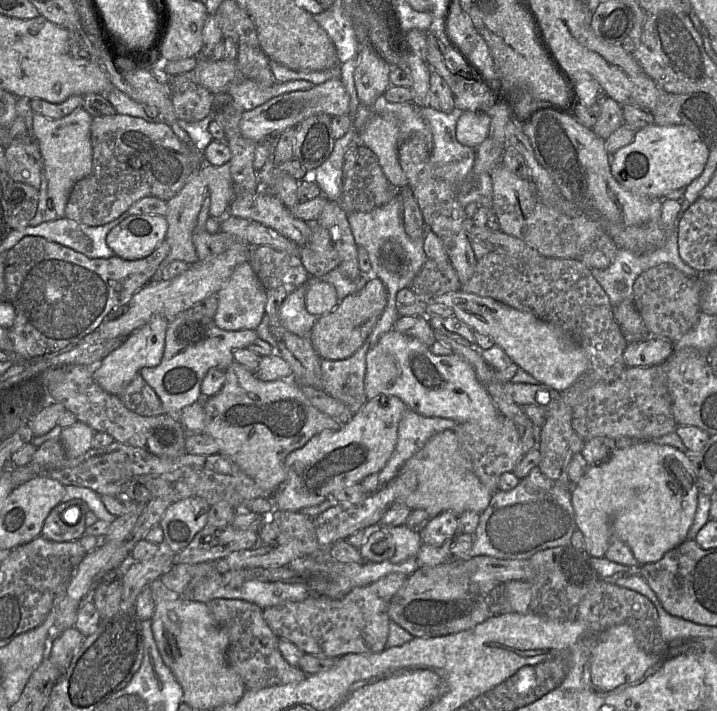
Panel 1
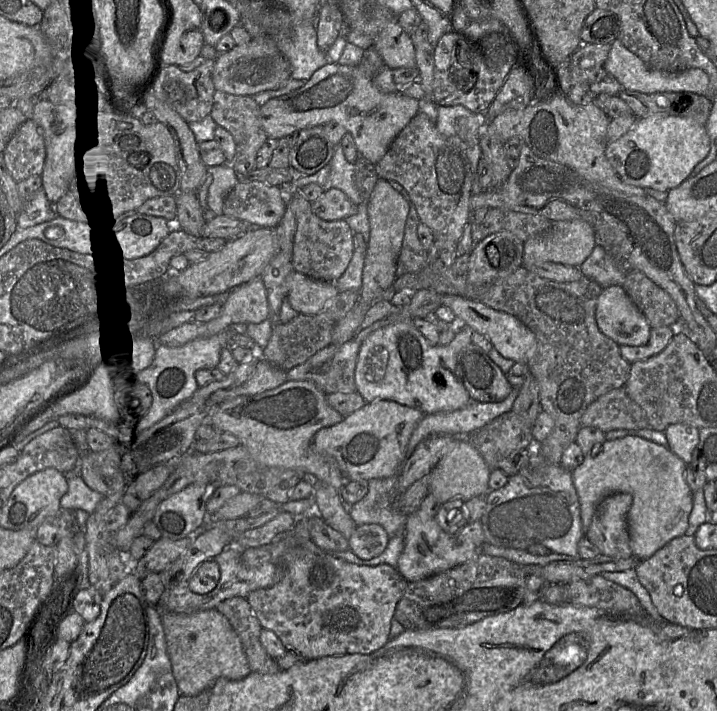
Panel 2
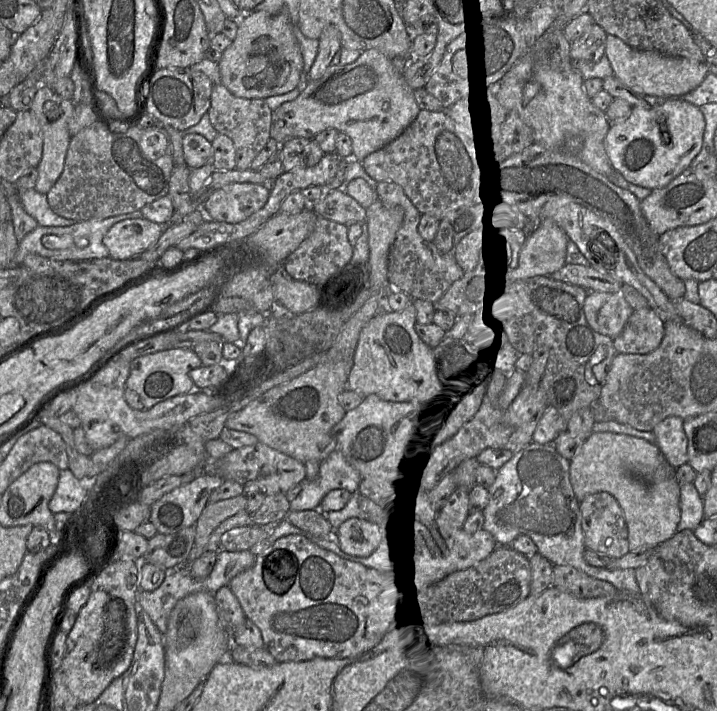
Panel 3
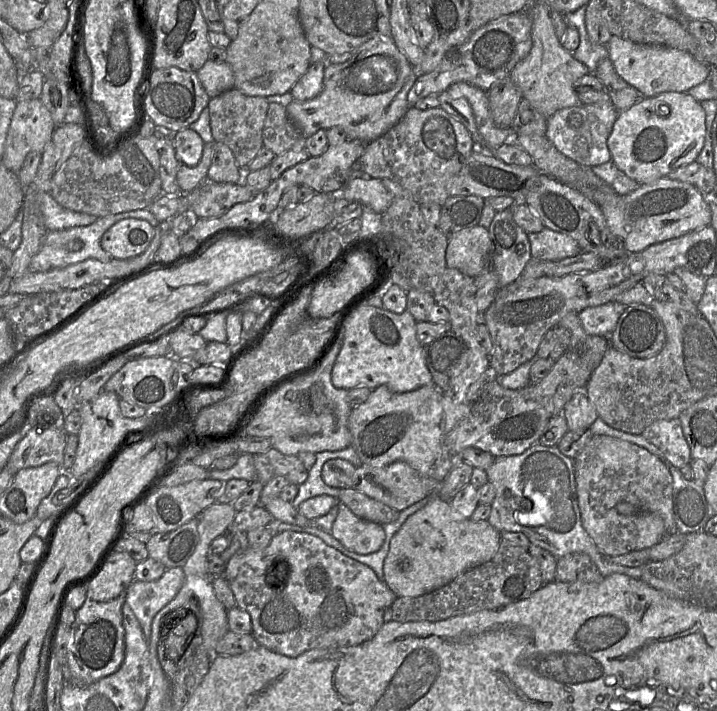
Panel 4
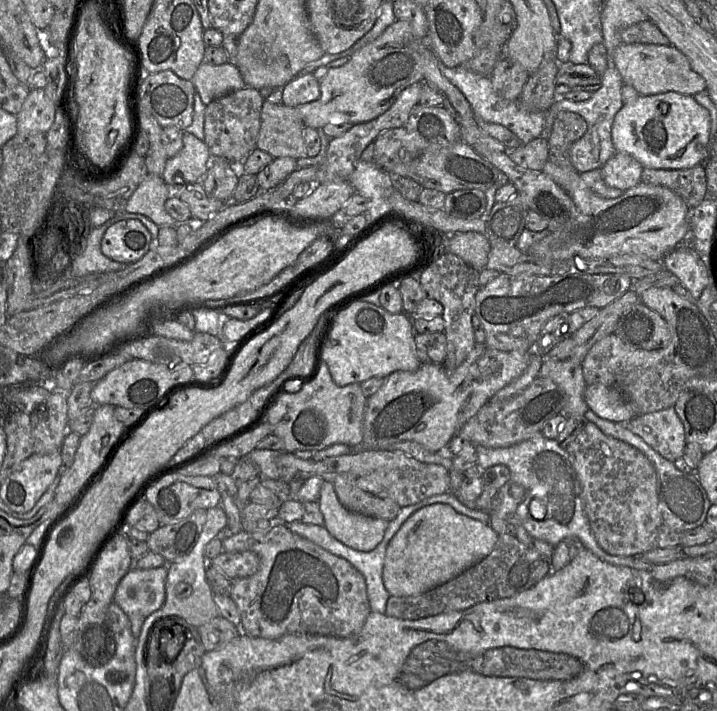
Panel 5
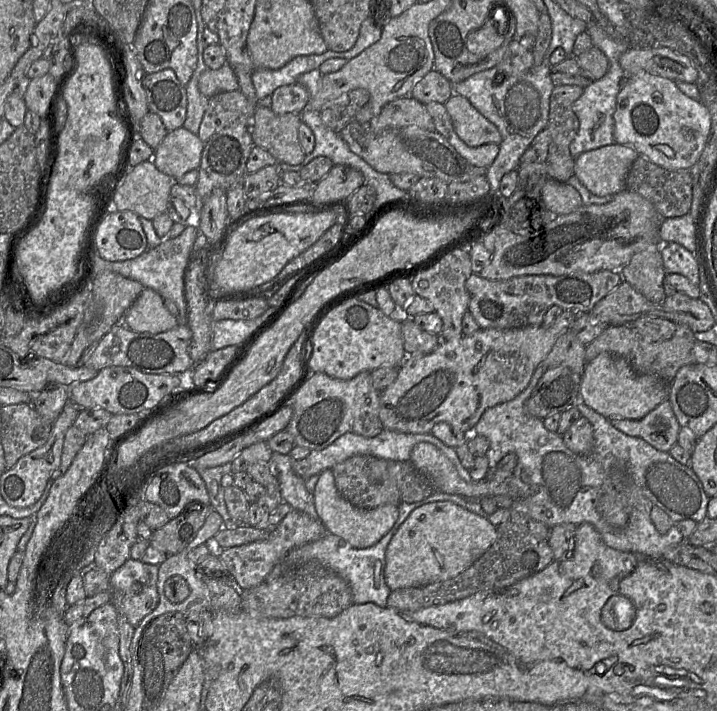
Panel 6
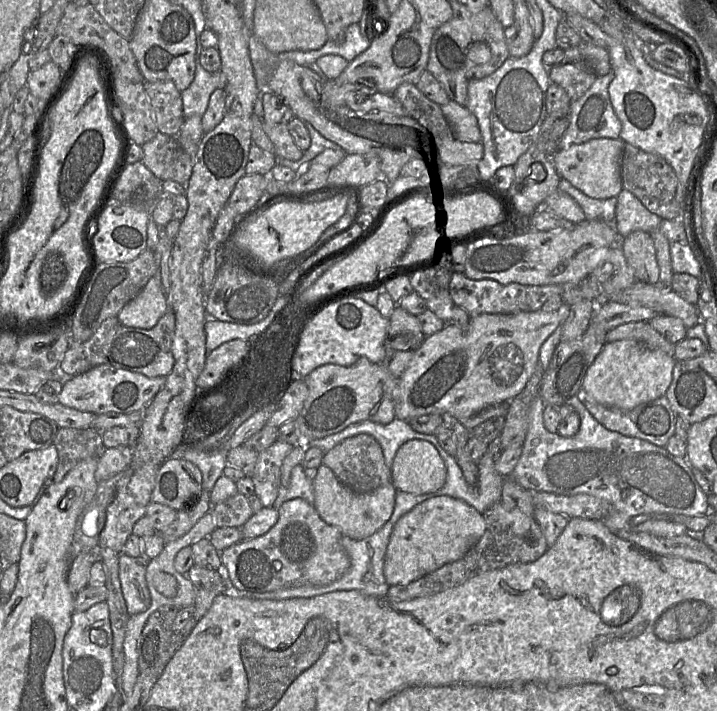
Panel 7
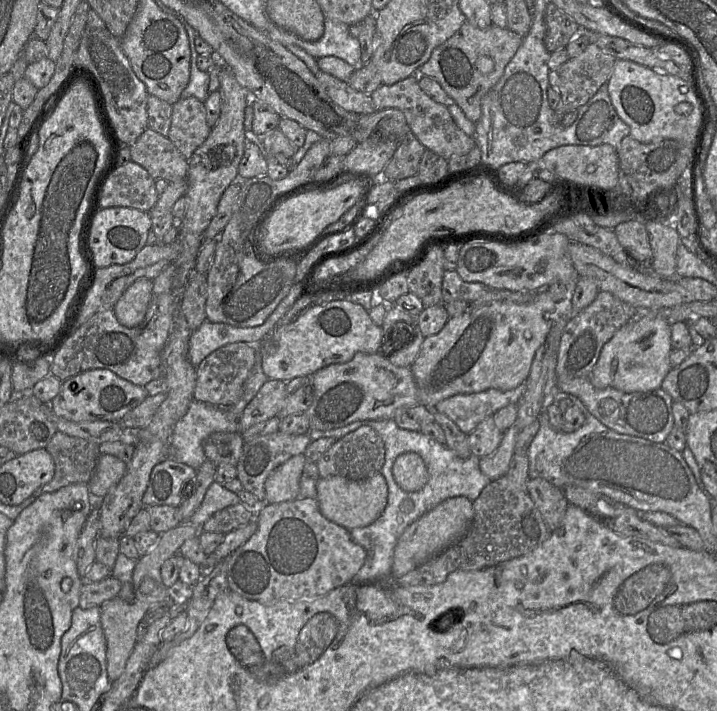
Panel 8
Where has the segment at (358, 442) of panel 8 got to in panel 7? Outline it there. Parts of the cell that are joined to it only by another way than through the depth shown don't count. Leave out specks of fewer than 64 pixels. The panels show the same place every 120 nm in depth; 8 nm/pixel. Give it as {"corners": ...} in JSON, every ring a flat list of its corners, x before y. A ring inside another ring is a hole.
{"corners":[[358,434,347,438,324,454,322,464,330,468,339,481,356,493,368,493,392,483,391,469,385,464,383,451,371,435]]}

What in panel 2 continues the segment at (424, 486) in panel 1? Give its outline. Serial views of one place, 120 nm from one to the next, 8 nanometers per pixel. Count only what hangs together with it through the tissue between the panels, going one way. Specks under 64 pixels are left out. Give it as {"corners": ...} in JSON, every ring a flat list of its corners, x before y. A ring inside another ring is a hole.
{"corners":[[456,437,456,445,448,451,429,474,429,493,442,505,458,498,465,502,490,492,489,475,491,470,479,451,465,437]]}

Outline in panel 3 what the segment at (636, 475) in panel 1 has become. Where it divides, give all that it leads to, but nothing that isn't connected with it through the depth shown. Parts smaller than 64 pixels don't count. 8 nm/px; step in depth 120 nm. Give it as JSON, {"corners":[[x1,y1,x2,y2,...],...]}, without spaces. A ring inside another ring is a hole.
{"corners":[[612,432,592,433,570,462,570,482,580,502,585,496,608,492,619,503,628,529,629,550,657,547,677,532,680,521,680,482,677,477,668,478,658,484,647,485,634,475,639,472,654,472,663,462,668,462,656,444,643,438]]}

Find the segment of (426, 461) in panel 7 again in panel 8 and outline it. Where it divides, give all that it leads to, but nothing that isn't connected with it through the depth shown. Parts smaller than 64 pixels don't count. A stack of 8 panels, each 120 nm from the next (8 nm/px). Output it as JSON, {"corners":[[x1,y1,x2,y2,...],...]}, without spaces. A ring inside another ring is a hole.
{"corners":[[415,452,400,454,394,461,392,472,397,484,406,492,421,490,429,480,426,465]]}

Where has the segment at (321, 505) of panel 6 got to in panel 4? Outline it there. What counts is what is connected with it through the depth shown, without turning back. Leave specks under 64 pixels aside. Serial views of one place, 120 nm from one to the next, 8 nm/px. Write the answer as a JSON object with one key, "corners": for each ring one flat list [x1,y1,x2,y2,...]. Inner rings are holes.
{"corners":[[340,501,336,506,338,514,331,535,356,554,368,555,378,551,385,539,383,526,359,518]]}

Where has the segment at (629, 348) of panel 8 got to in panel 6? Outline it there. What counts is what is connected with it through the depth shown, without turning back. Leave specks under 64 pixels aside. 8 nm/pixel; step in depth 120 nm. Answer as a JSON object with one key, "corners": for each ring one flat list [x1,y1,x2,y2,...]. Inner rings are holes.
{"corners":[[602,352,586,363,580,400,609,420,638,420,668,398,670,386,655,375,637,373,621,356]]}

